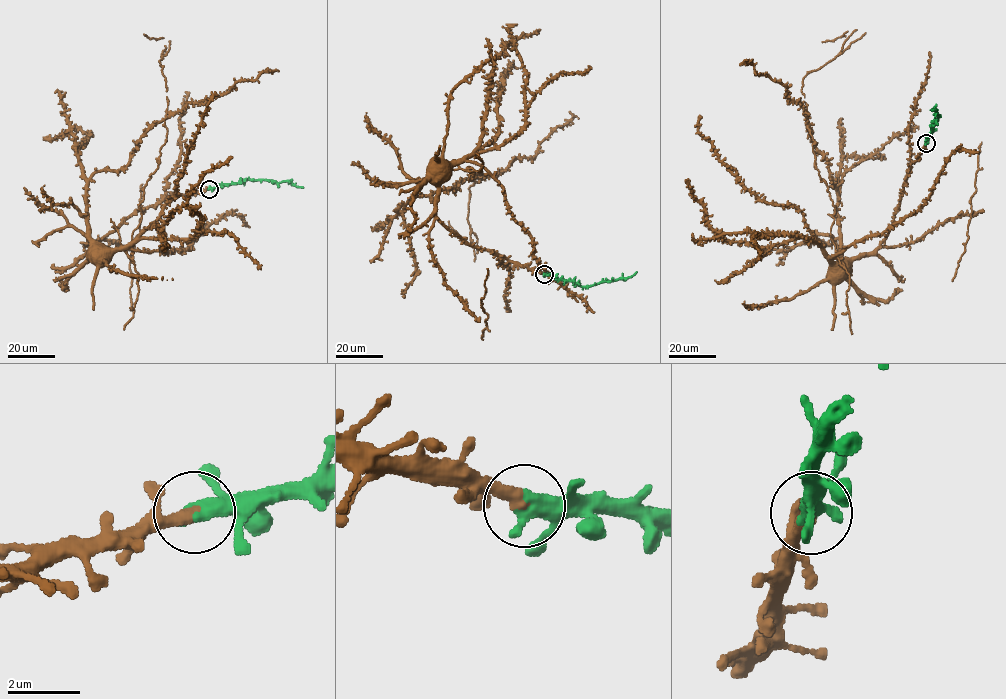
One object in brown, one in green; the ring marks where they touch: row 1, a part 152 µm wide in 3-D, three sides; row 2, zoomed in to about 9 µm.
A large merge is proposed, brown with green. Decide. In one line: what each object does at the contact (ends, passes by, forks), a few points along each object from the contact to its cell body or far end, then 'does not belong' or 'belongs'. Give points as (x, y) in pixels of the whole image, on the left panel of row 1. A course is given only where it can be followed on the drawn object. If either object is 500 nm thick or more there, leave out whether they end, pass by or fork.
brown ends | green passes by | brown via (208, 189), (186, 194), (174, 193), (136, 211), (95, 243), (99, 246), (102, 243), (105, 255) | green via (208, 189), (263, 180), (290, 181), (303, 188) | belongs

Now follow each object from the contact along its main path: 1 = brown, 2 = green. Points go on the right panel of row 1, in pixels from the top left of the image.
1: (926, 143), (910, 166), (900, 205), (886, 238), (869, 253), (843, 257), (832, 272)
2: (926, 143), (939, 116), (934, 107), (931, 110)

